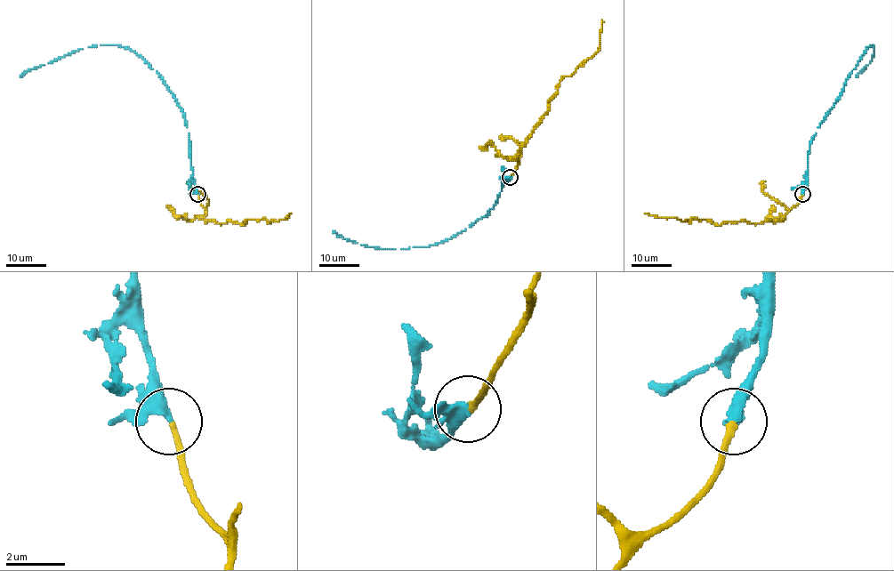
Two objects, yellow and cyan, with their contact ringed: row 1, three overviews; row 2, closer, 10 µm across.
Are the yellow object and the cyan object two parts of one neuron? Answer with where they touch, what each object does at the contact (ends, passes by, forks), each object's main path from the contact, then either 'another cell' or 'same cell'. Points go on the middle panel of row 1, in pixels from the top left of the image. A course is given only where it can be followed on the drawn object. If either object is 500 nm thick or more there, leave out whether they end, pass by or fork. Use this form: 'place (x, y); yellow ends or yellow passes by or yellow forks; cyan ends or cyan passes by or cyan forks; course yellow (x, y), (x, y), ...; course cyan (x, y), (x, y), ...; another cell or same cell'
place (510, 177); yellow ends; cyan passes by; course yellow (510, 177), (518, 164), (519, 148), (548, 109), (548, 100), (560, 81), (571, 76), (598, 50), (602, 20); course cyan (510, 177), (502, 185), (496, 202), (482, 218), (445, 241), (423, 247), (366, 246), (344, 239), (333, 231); same cell

